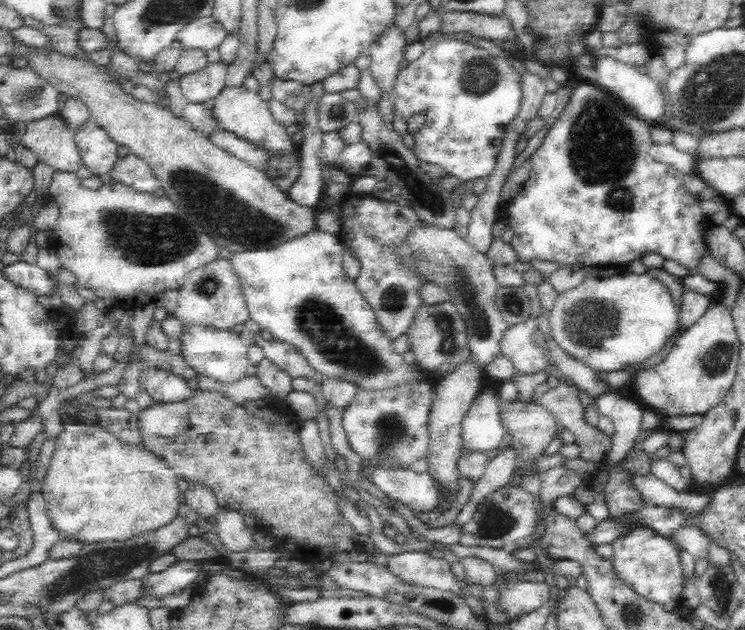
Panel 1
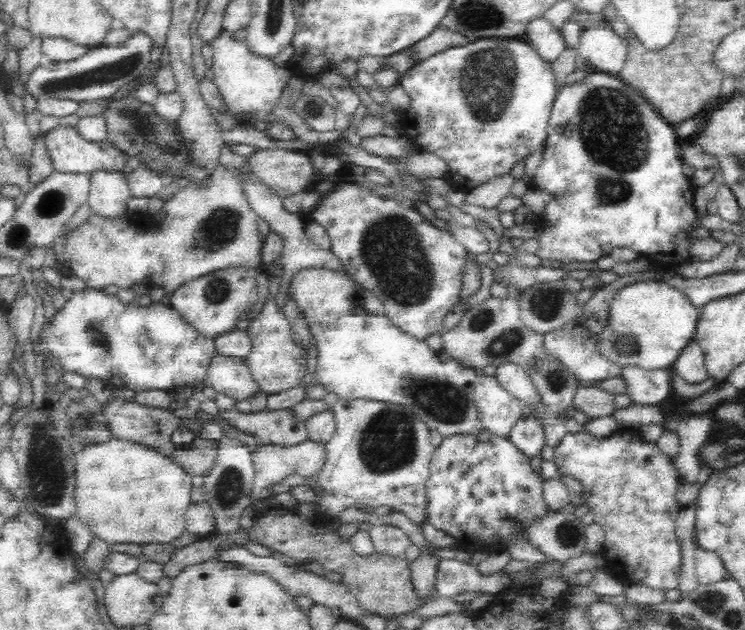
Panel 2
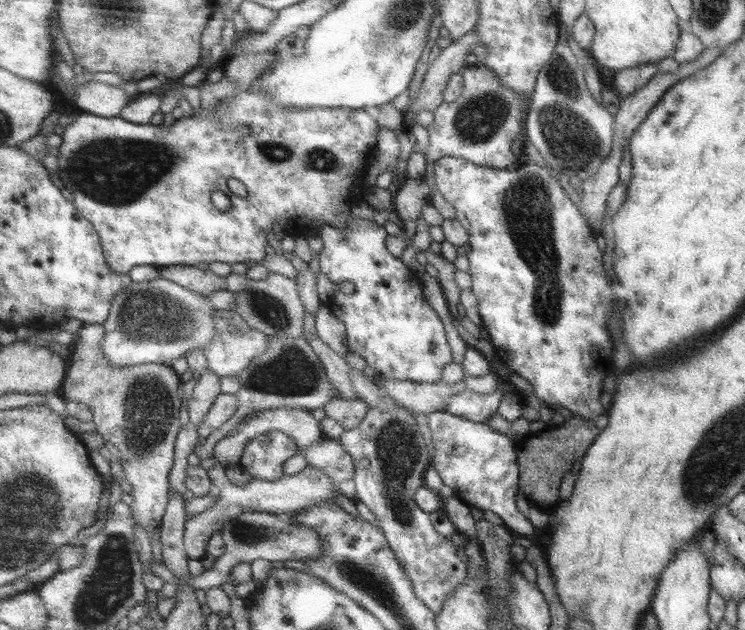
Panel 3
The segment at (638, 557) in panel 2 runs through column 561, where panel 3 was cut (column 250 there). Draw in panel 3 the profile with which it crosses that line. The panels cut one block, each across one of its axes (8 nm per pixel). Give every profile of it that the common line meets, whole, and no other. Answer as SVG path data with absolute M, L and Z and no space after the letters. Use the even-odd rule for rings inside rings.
M270 430L248 444L240 466L254 478L277 481L286 477L286 462L301 452L301 446L292 436L282 430Z

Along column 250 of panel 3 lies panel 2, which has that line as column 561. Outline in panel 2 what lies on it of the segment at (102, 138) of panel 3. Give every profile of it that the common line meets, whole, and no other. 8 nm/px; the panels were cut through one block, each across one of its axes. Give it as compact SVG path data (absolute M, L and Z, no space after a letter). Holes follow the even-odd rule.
M592 72L586 74L576 84L564 85L562 90L554 94L554 102L549 116L547 126L547 137L545 138L545 151L542 160L534 172L530 184L544 193L554 192L554 196L549 195L548 200L544 200L540 213L534 214L531 223L538 232L538 250L535 256L544 260L556 260L560 263L587 262L592 263L596 258L610 255L614 248L627 247L638 252L646 260L650 261L654 269L668 269L684 264L690 264L694 261L702 261L692 253L692 248L700 242L698 228L702 226L700 216L693 204L693 194L695 188L688 176L682 172L682 161L680 160L678 137L674 127L663 116L654 110L643 96L631 86L624 84L618 76L602 74L602 72Z

